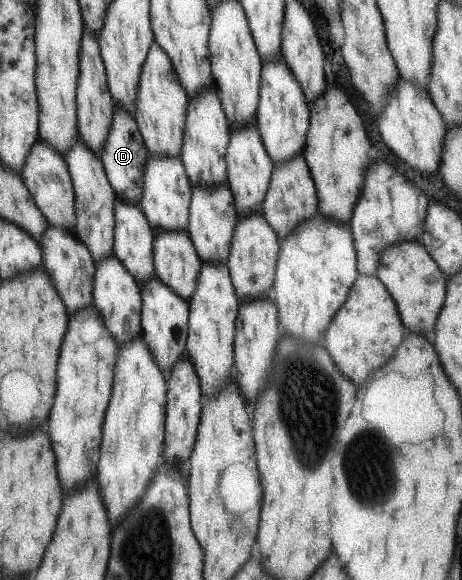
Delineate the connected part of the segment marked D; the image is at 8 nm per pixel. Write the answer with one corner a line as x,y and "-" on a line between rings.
115,101
111,112
106,139
100,148
98,159
101,161
105,176
115,195
130,203
138,204
142,193
140,181
142,179
142,168
144,167
145,159
148,157
148,152
141,141
141,135
138,133
138,128
132,115

